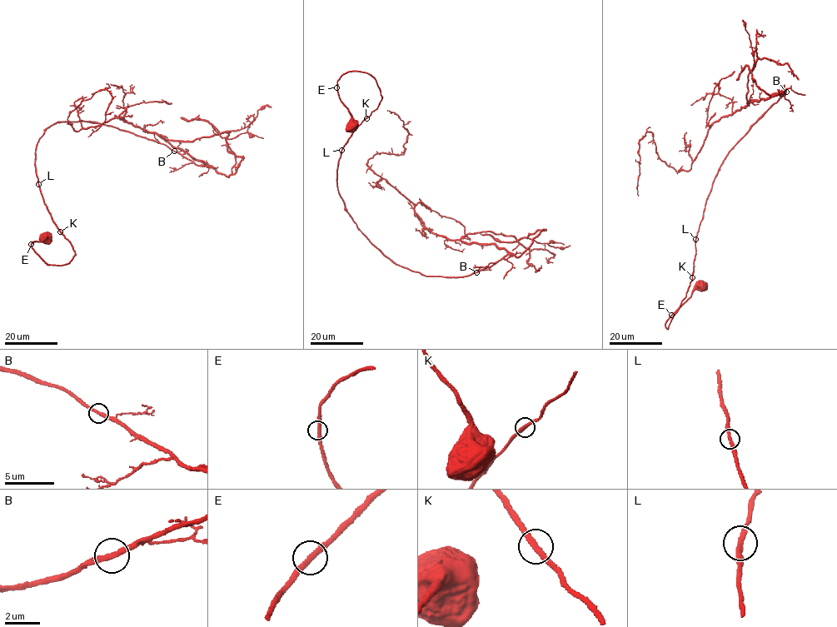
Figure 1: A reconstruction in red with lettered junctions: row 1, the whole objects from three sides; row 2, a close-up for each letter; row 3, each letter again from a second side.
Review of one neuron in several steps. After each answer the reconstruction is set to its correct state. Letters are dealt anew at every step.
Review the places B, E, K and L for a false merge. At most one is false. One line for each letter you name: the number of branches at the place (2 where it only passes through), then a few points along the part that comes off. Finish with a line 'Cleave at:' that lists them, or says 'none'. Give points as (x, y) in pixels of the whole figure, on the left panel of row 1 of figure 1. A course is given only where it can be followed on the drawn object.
Cleave at: none

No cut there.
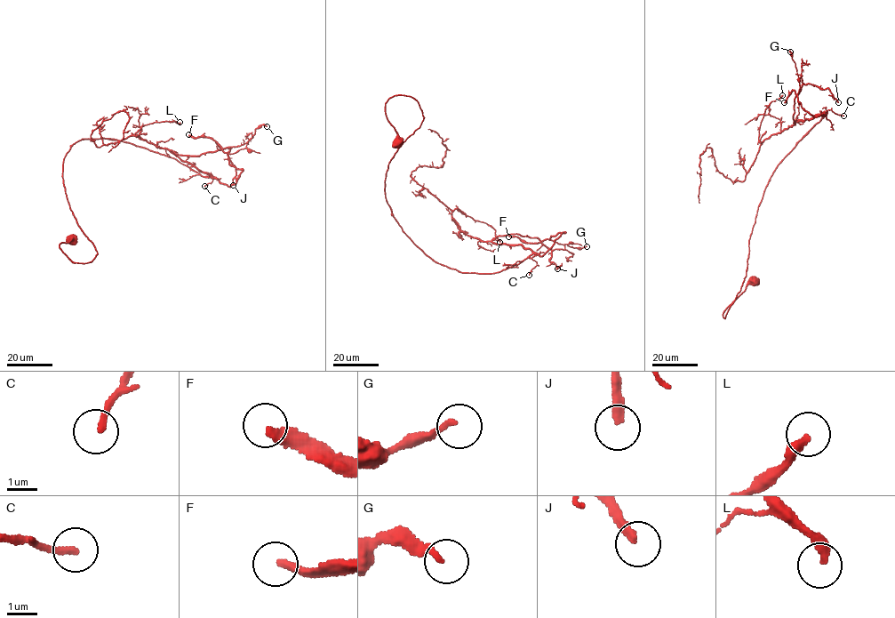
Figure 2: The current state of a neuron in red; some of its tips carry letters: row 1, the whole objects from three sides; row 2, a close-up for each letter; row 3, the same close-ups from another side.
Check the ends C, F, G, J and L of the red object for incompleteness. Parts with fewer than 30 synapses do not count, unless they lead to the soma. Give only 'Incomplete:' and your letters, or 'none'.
Incomplete: F, J

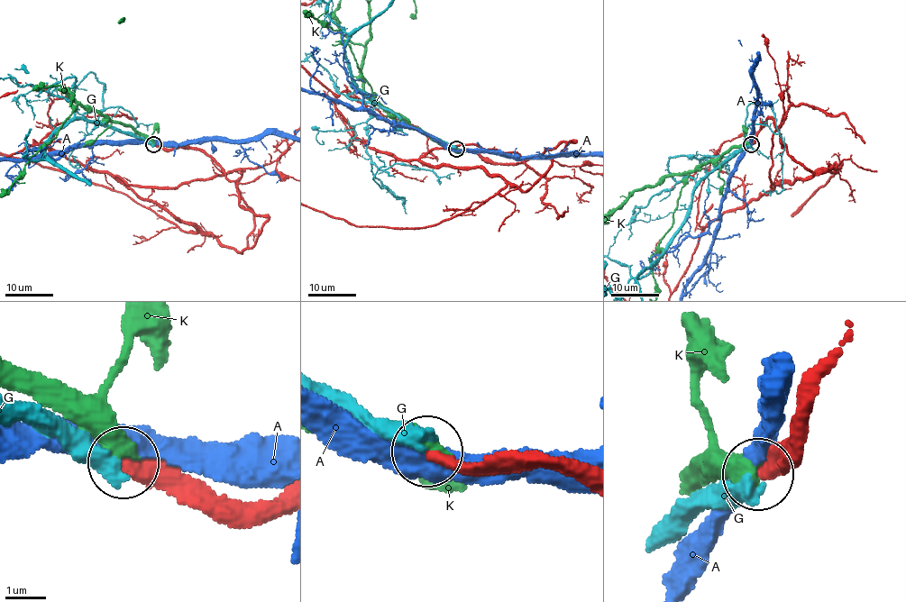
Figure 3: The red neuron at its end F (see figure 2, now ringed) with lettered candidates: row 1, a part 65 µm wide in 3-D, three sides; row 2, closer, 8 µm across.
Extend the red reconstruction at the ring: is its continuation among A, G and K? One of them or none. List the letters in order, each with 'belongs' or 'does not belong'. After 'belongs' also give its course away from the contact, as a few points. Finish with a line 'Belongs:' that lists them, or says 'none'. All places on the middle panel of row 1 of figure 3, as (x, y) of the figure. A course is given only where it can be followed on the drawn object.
A: does not belong
G: does not belong
K: belongs
Belongs: K

